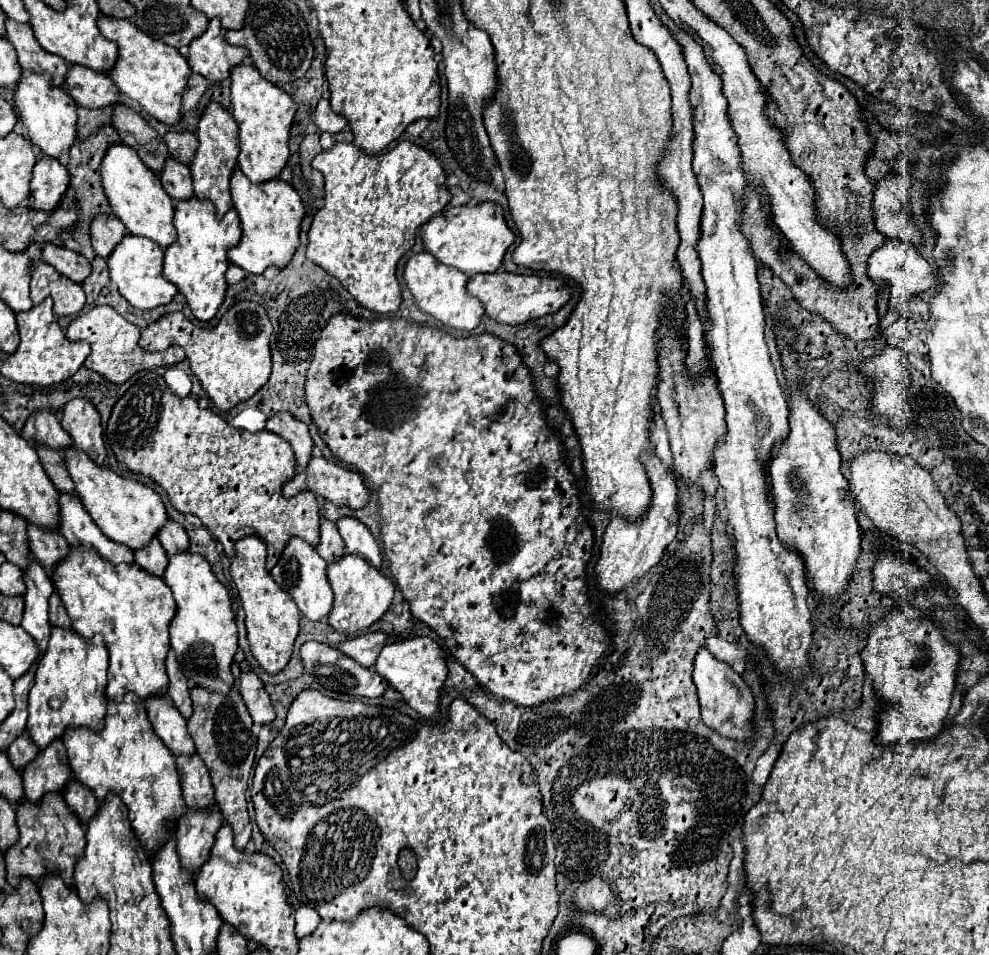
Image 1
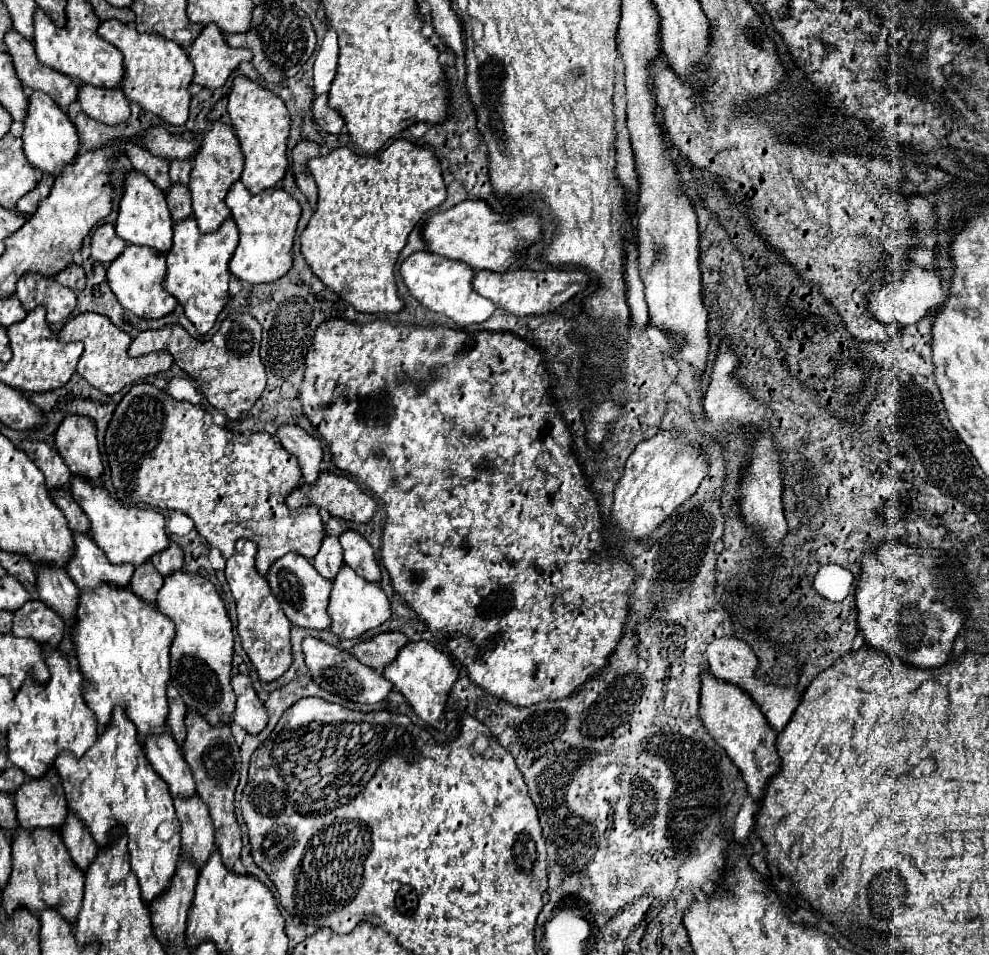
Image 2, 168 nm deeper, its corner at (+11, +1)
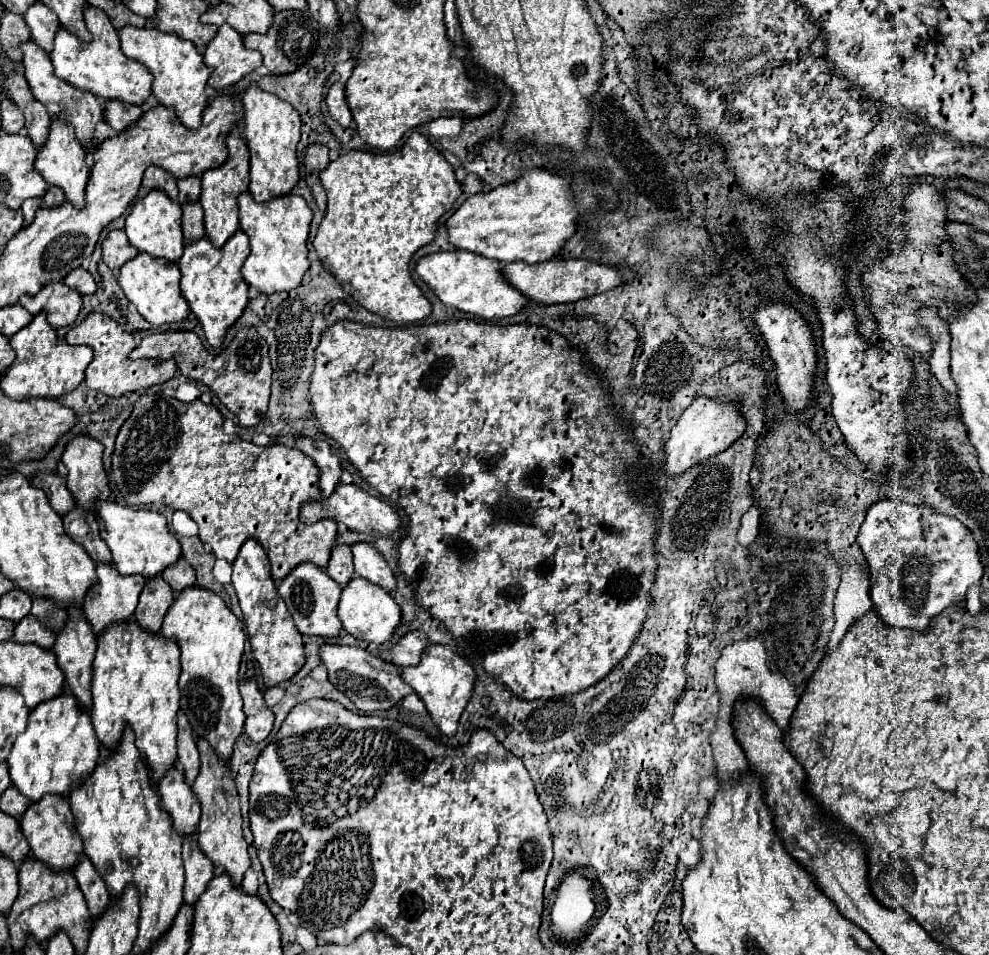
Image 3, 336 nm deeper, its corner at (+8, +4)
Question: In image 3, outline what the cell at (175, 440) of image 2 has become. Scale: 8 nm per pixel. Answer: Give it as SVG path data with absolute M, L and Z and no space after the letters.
M140 394L132 406L132 414L116 436L116 450L112 454L114 482L126 504L142 506L164 502L174 510L188 512L200 528L198 538L212 546L216 558L224 558L228 562L236 560L240 546L248 538L258 540L268 554L274 580L288 574L296 562L316 562L316 566L324 568L336 542L336 522L318 520L316 524L302 524L298 520L300 502L320 496L320 472L316 464L300 450L284 444L256 446L254 442L240 440L236 434L228 436L222 430L222 422L224 418L218 408L200 400L186 404L164 394Z

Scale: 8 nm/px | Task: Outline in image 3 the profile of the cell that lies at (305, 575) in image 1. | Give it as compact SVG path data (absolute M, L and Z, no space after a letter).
M312 562L298 564L278 584L278 594L284 598L288 610L294 618L296 628L306 636L312 636L312 634L314 636L324 636L324 638L338 636L338 632L342 628L338 616L336 616L336 606L338 606L338 600L340 600L340 592L342 592L342 588L336 582L332 582L332 578L328 578L328 574Z

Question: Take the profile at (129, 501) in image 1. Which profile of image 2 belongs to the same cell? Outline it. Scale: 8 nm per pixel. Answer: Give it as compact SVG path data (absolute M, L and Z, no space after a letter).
M73 477L71 493L73 493L75 501L79 503L79 507L83 509L83 513L91 521L93 541L105 551L105 555L109 557L109 561L113 561L113 565L131 563L137 567L153 557L151 563L163 577L167 577L169 573L175 573L177 569L183 569L183 551L175 543L169 545L169 537L165 533L165 517L159 511L125 507L125 505L117 503L105 487L93 487L83 477Z

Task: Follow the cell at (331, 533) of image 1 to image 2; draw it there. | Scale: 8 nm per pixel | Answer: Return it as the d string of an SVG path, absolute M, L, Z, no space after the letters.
M327 535L323 539L323 545L319 549L319 553L313 559L313 567L319 571L319 575L323 575L325 579L333 581L335 575L339 573L339 569L343 567L343 549L337 537Z

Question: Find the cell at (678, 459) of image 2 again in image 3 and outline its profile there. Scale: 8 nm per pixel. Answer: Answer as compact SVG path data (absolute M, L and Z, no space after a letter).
M694 398L694 402L684 410L684 414L678 418L676 426L670 430L668 440L664 442L662 472L670 478L690 472L694 466L724 452L726 448L730 448L744 432L744 426L746 424L734 406L720 404L710 398Z

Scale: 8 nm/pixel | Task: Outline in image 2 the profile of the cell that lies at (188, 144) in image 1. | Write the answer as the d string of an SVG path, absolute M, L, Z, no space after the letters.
M179 159L171 161L171 171L169 171L169 175L171 175L171 181L173 181L173 183L187 185L187 183L189 183L191 165L193 165L193 161L179 161Z

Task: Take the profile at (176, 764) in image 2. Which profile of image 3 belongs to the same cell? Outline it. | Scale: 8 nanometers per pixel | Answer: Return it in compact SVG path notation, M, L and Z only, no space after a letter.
M170 768L158 782L158 792L162 796L162 806L174 820L176 832L182 836L196 830L200 820L200 802L196 794L186 784L180 768Z

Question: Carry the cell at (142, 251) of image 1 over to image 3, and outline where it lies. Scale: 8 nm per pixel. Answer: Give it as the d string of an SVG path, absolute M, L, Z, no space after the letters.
M140 252L136 258L126 262L118 274L118 284L124 290L124 296L154 326L160 326L166 322L180 322L182 318L186 318L190 308L180 294L178 280L180 280L180 270L176 262L170 262L166 258L154 258L146 252Z

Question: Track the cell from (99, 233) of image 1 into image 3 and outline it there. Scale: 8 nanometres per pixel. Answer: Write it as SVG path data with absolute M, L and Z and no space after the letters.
M110 230L108 238L102 242L102 258L106 266L110 266L112 270L120 268L124 262L134 258L136 254L138 250L128 242L124 230Z

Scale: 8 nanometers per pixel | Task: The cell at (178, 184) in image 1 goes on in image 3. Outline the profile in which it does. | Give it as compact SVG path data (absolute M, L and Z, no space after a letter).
M198 202L182 204L182 232L184 242L194 242L204 236L204 212Z

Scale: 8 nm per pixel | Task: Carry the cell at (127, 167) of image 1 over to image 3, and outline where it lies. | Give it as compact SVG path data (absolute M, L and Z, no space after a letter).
M154 188L146 194L146 198L136 200L136 204L132 206L132 210L126 218L124 232L130 240L130 244L136 246L140 252L148 252L152 256L178 262L178 258L182 254L182 246L184 246L182 230L180 230L180 216L182 216L180 204L172 202L162 190Z

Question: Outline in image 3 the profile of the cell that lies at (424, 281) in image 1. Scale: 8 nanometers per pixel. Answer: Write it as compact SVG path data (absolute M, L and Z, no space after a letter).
M464 250L434 252L422 256L416 262L414 270L420 276L420 280L434 290L434 294L440 298L442 304L474 314L484 320L500 320L512 316L528 304L528 298L524 298L516 288L506 284L506 280L500 274L502 266L498 262L488 260L474 252L464 252Z

